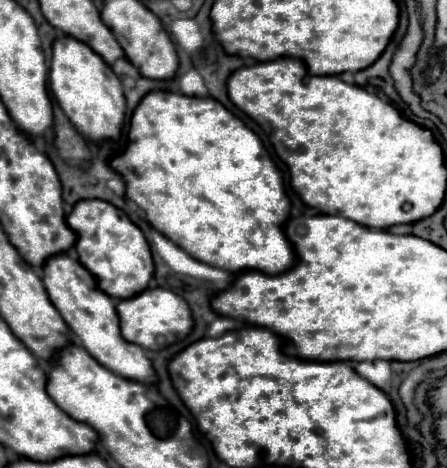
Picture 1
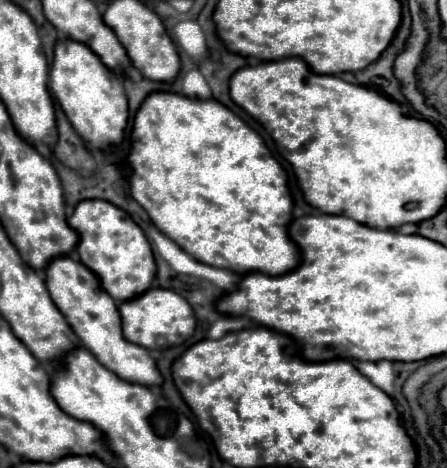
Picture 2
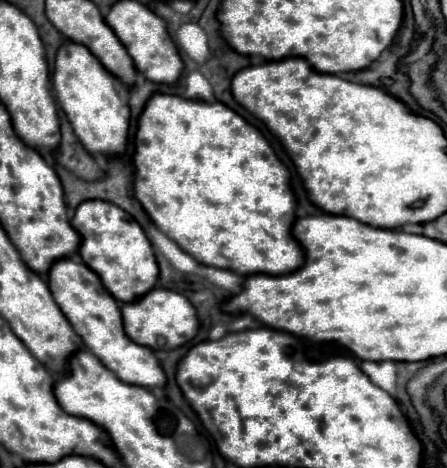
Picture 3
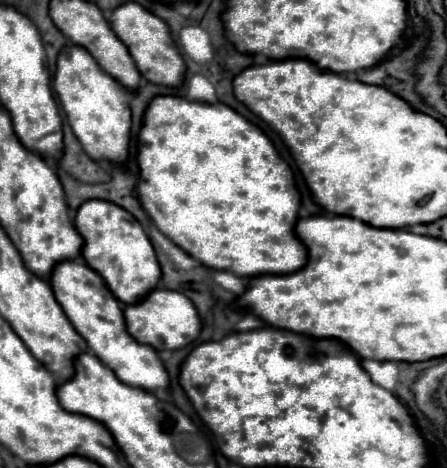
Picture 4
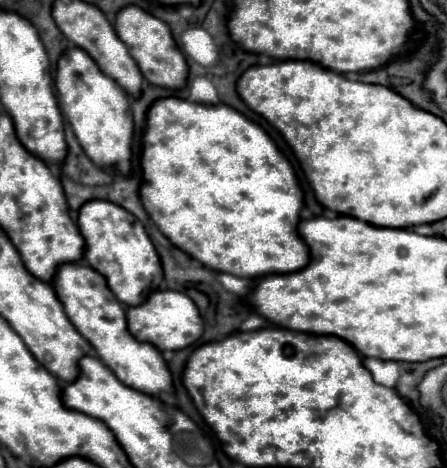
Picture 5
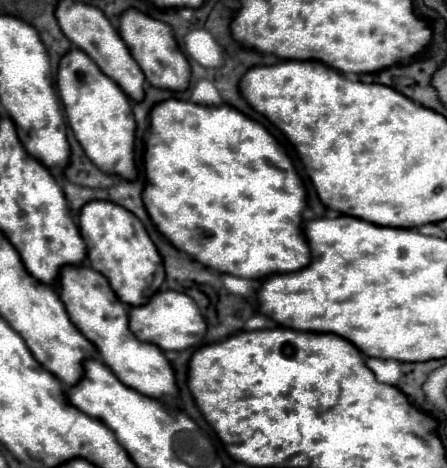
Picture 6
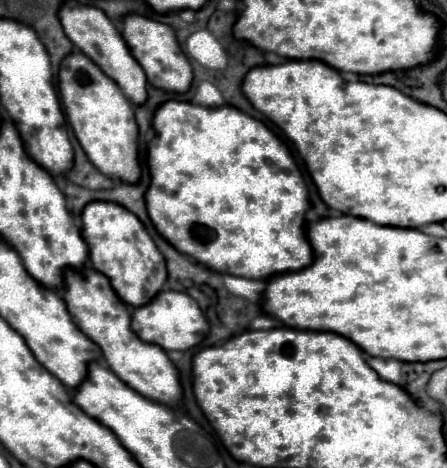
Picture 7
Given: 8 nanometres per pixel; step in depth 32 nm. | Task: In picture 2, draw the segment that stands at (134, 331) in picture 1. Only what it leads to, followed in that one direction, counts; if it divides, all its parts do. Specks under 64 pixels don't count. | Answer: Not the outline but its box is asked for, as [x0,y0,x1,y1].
[120,288,196,350]

